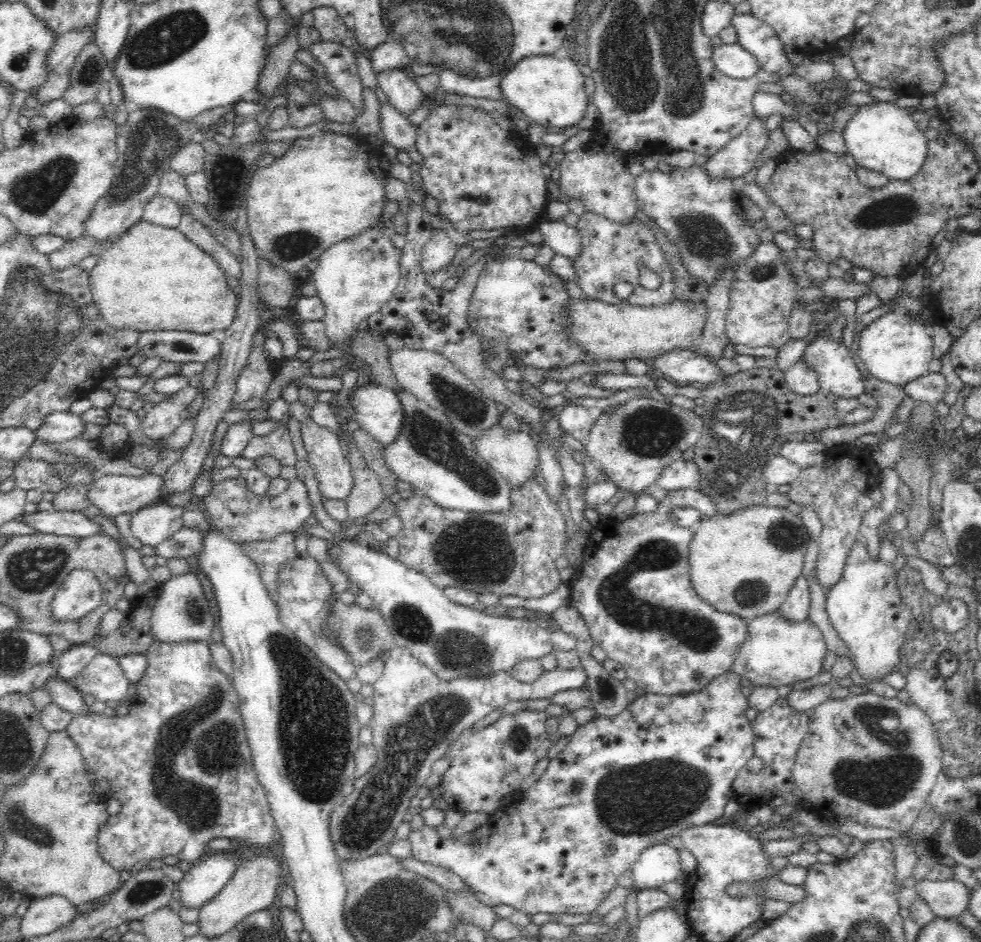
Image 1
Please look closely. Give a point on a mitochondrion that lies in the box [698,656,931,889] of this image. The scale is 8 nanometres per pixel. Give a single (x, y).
(884, 782)

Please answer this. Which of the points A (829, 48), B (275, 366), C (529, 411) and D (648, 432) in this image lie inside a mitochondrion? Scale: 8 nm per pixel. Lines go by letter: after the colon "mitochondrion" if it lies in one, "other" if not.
A: other
B: other
C: other
D: mitochondrion

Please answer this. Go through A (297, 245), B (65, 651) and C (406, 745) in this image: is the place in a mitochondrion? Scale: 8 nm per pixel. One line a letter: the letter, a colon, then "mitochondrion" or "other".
A: mitochondrion
B: other
C: mitochondrion

